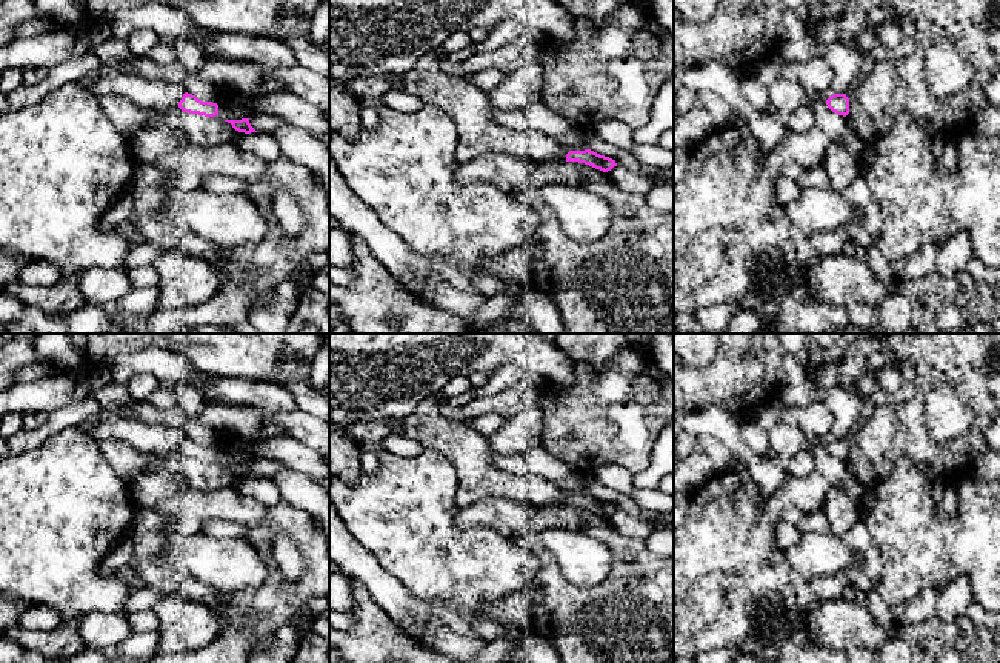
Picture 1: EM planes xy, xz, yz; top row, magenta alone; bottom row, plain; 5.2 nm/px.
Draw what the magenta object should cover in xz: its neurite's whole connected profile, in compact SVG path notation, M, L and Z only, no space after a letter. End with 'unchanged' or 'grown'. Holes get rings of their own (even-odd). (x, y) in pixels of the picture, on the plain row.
M585 494L585 495L569 495L566 498L566 506L578 506L578 508L585 508L589 509L595 514L600 514L603 517L611 515L614 511L617 511L615 505L600 500L591 494Z | unchanged

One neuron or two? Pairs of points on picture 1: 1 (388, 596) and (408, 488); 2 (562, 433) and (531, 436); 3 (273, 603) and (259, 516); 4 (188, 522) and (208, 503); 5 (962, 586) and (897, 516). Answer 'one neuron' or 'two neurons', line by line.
1: two neurons
2: two neurons
3: two neurons
4: one neuron
5: two neurons

